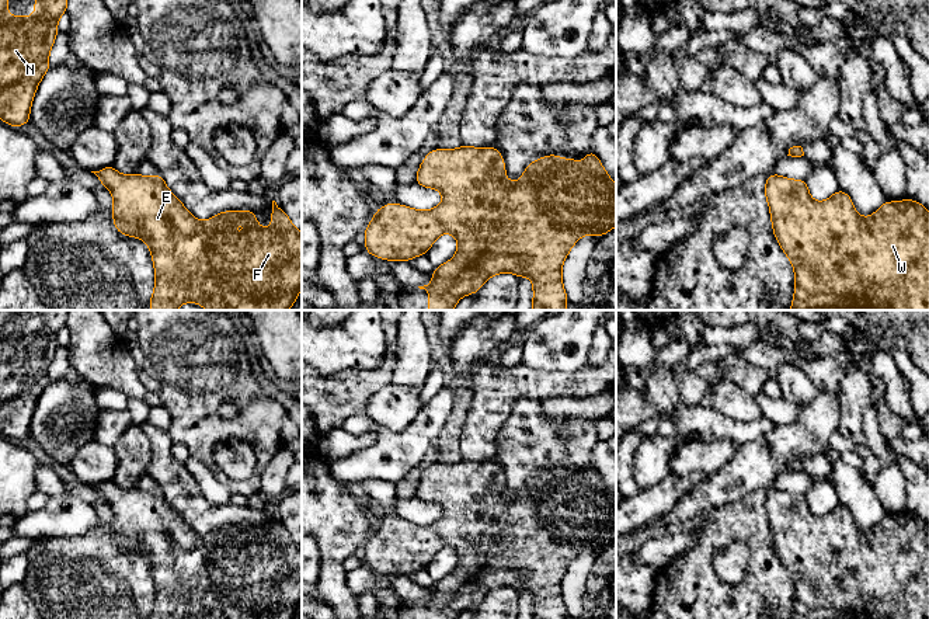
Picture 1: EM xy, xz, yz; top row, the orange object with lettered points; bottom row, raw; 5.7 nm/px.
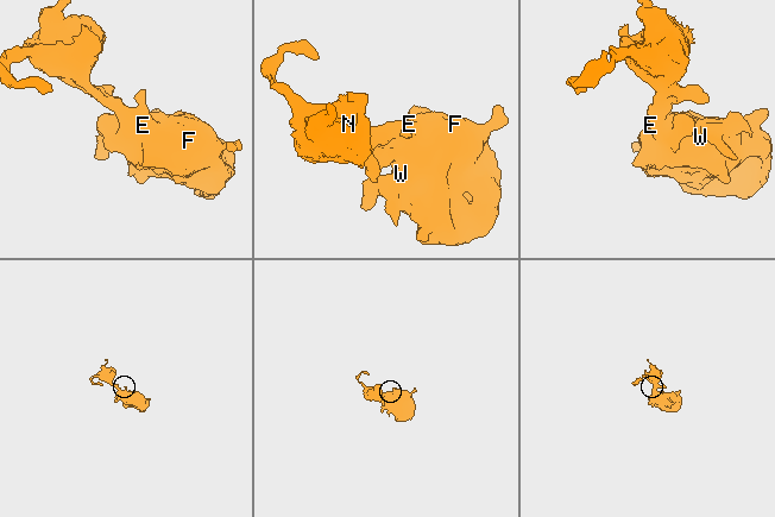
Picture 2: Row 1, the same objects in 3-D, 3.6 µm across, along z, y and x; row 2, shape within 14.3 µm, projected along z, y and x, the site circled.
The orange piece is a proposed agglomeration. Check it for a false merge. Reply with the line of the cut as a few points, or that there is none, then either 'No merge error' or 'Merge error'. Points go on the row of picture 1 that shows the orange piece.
No split. No merge error

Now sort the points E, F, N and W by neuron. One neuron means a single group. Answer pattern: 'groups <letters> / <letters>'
groups E F N W

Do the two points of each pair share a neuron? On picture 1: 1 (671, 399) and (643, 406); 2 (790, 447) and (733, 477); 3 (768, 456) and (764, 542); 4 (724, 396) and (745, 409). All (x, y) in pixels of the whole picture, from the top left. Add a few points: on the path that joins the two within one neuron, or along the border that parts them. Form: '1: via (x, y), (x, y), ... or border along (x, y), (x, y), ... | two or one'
1: border along (649, 399), (663, 413) | two
2: via (776, 452), (747, 472) | one
3: border along (765, 490), (752, 490), (734, 503) | two
4: via (730, 400), (740, 406) | one

